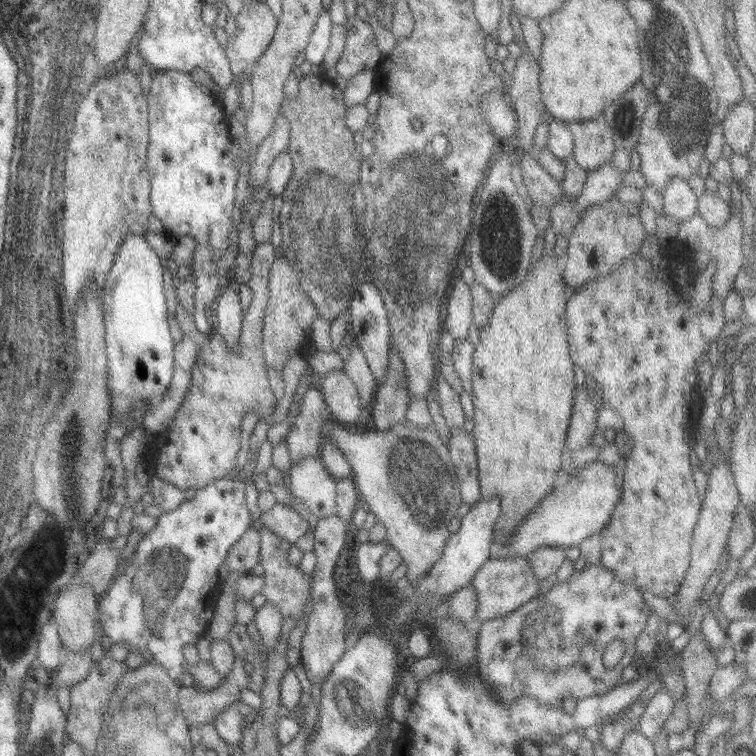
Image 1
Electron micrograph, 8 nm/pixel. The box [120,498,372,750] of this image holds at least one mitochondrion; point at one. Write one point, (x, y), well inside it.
(168, 574)

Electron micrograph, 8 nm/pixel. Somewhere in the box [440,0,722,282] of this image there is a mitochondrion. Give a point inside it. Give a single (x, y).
(682, 97)

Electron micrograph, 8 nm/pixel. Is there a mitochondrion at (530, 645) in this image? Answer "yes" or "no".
yes

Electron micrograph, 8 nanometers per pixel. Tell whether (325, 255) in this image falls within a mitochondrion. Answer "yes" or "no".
yes

